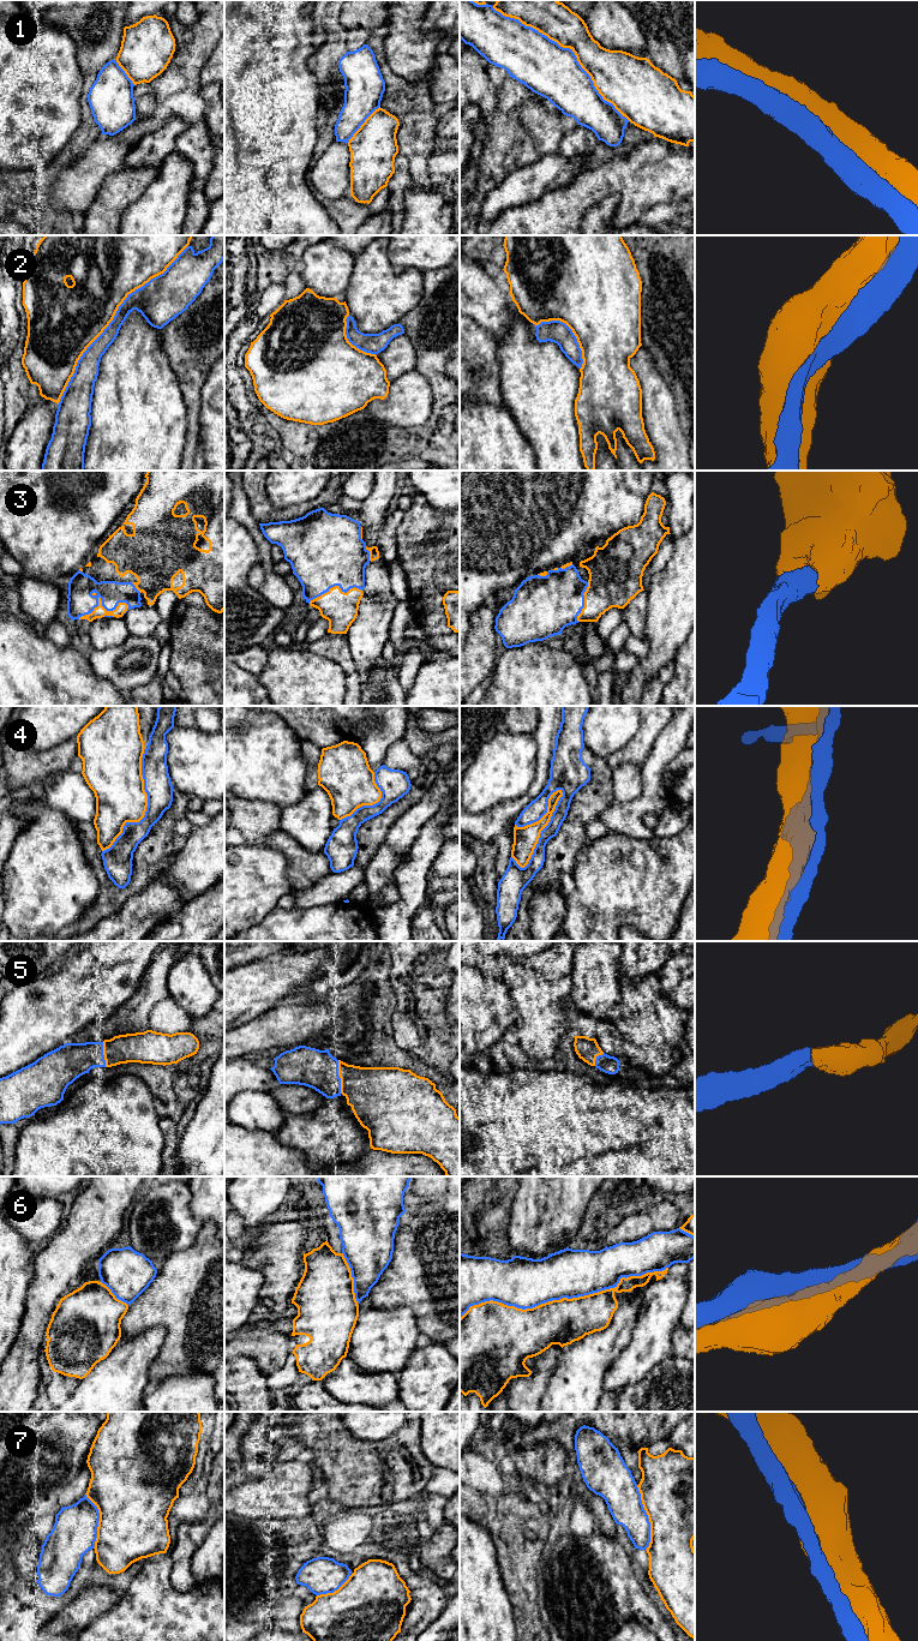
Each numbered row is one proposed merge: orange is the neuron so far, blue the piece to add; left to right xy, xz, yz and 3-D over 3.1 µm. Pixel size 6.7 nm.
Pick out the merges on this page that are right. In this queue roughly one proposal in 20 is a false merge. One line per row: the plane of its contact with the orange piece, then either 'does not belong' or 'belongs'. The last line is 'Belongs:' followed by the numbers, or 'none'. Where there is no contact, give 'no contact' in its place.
1: yz | belongs
2: xy | does not belong
3: xy | belongs
4: yz | belongs
5: xz | belongs
6: yz | belongs
7: yz | belongs
Belongs: 1, 3, 4, 5, 6, 7

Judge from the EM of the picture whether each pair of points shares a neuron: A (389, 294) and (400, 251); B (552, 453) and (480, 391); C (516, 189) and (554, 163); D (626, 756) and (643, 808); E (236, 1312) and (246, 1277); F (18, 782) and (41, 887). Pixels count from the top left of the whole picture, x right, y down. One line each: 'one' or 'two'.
A: two
B: two
C: one
D: two
E: one
F: two

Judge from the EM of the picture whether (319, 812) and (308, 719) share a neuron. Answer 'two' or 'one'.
two

